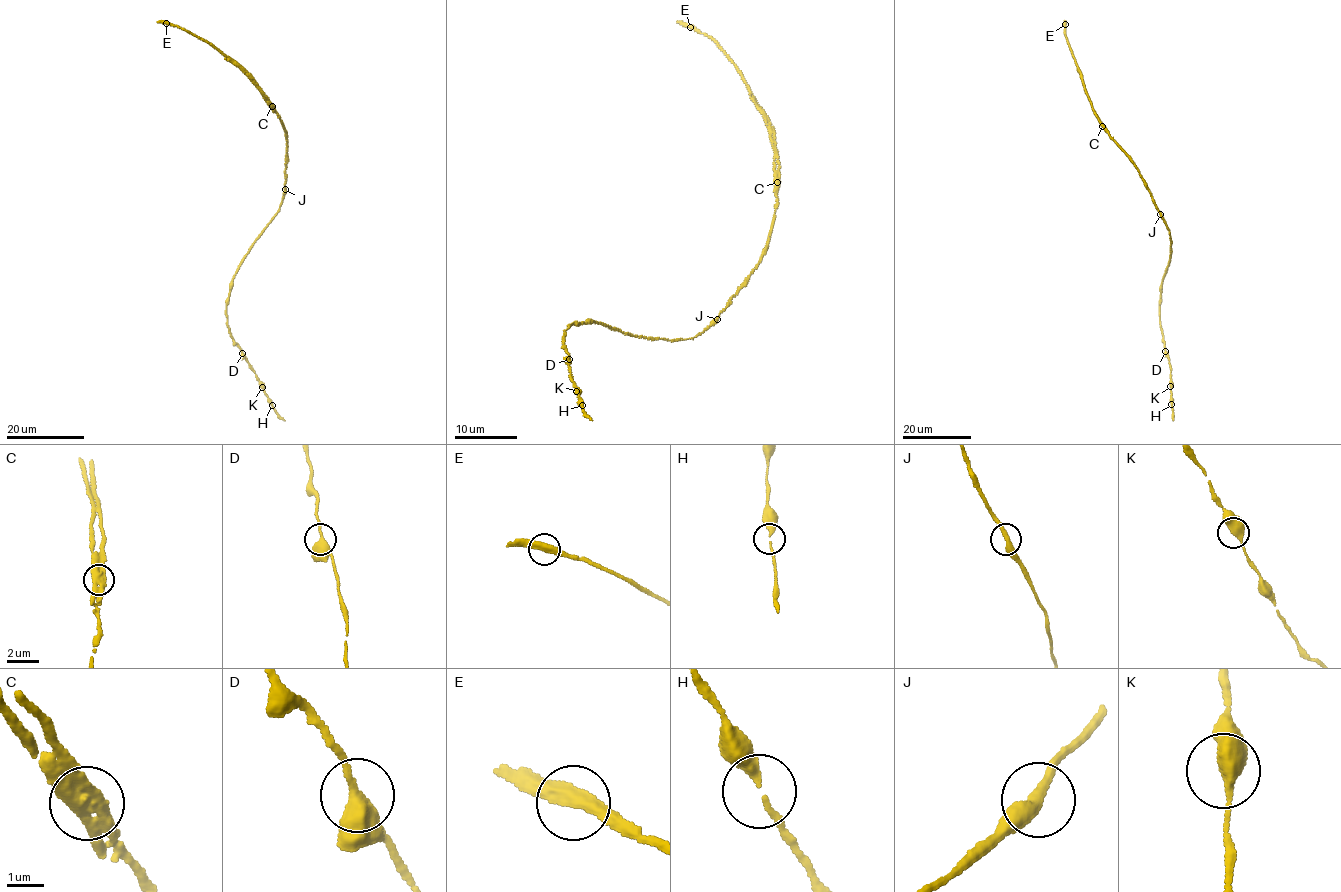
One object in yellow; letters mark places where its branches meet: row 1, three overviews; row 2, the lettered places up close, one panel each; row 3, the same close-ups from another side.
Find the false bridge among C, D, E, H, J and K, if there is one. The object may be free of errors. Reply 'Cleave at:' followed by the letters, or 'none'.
Cleave at: C

